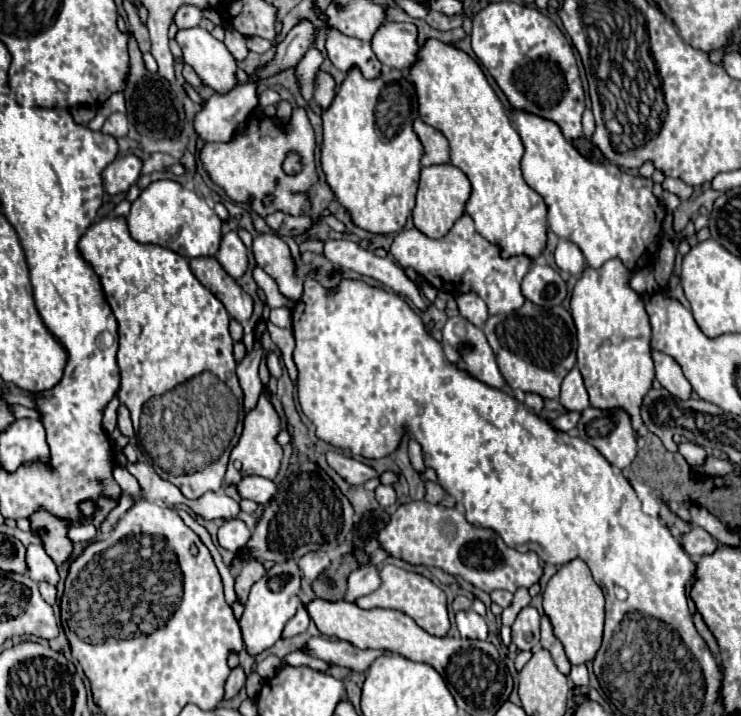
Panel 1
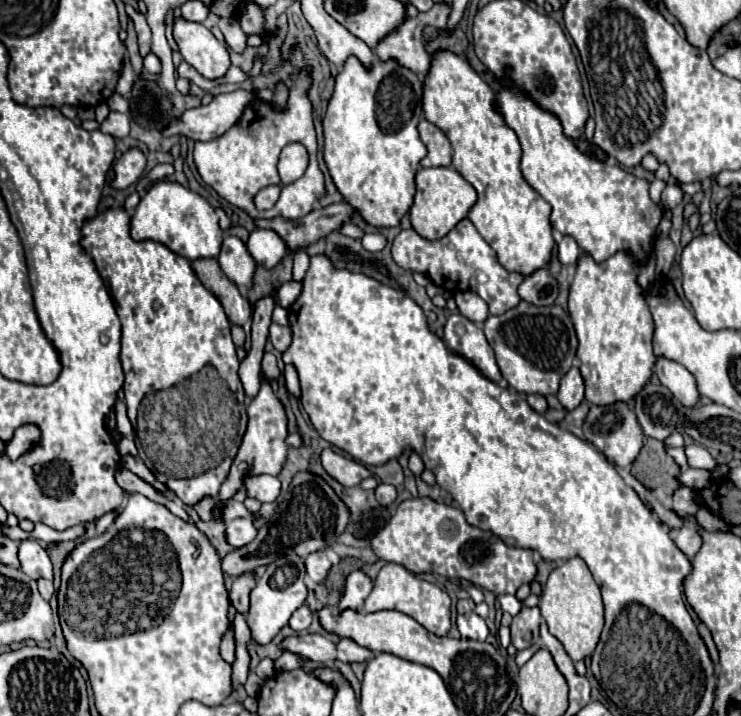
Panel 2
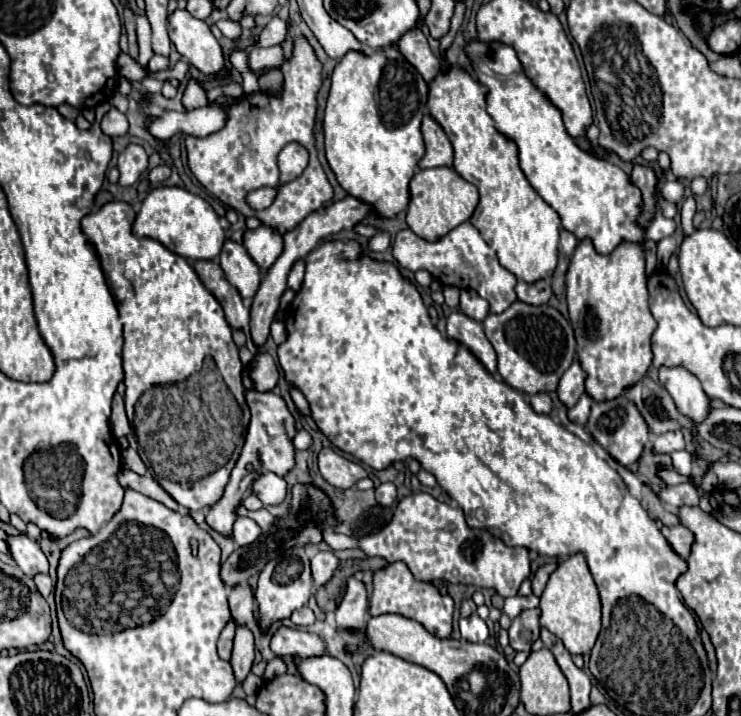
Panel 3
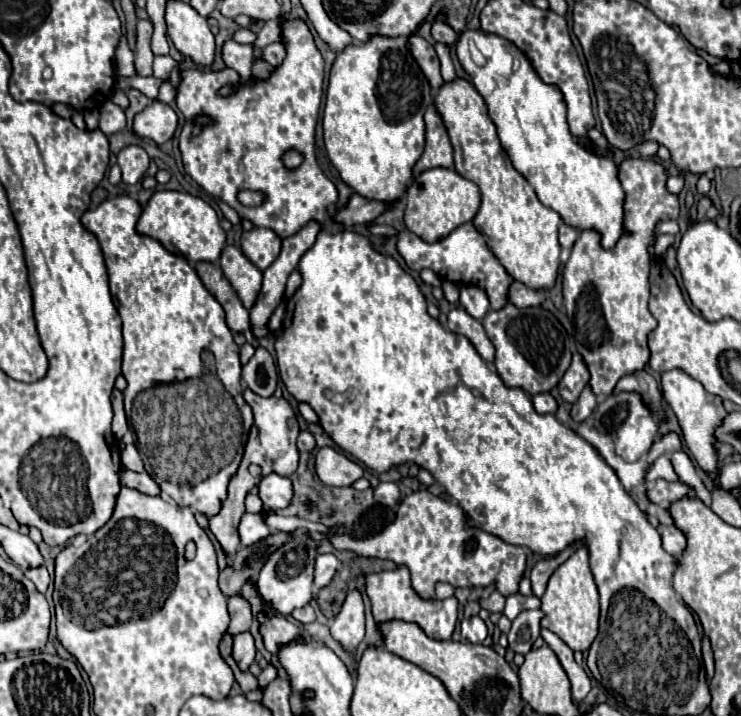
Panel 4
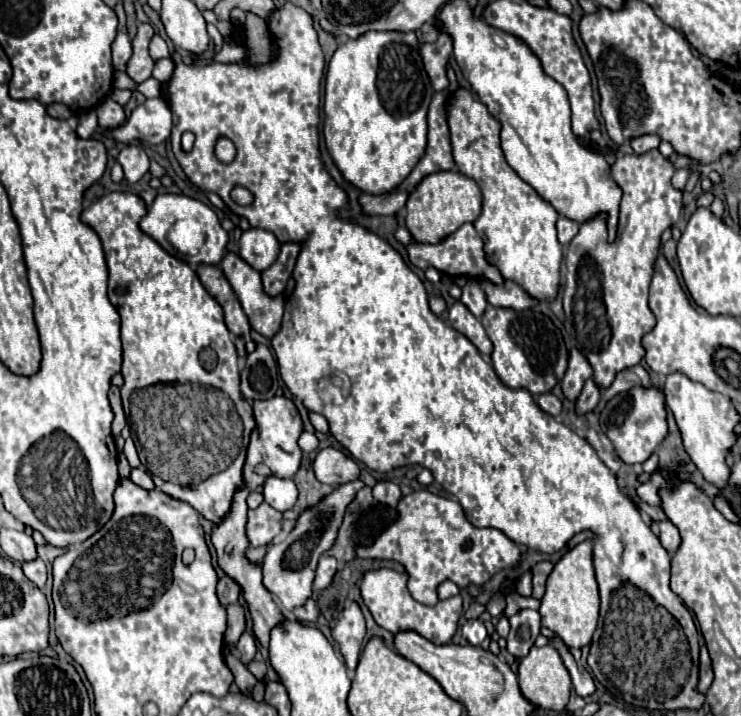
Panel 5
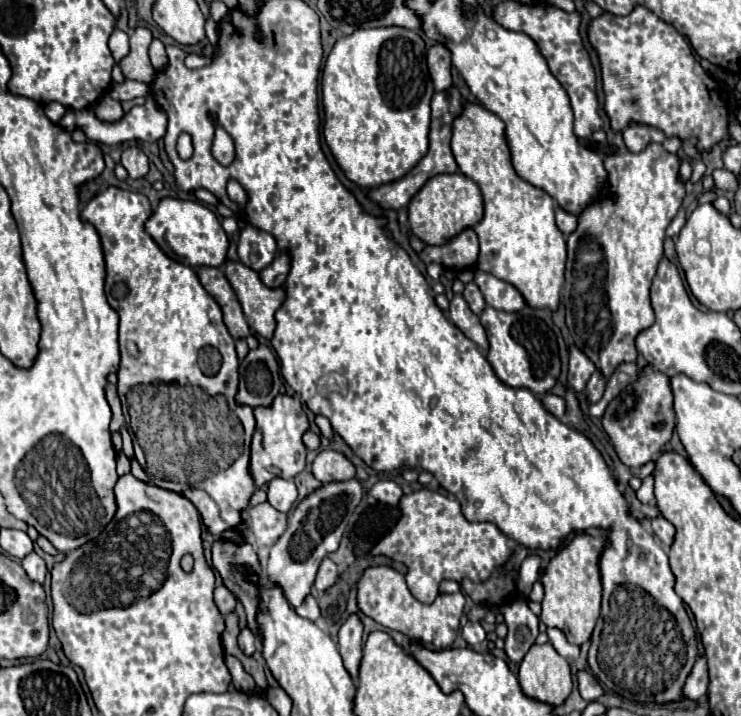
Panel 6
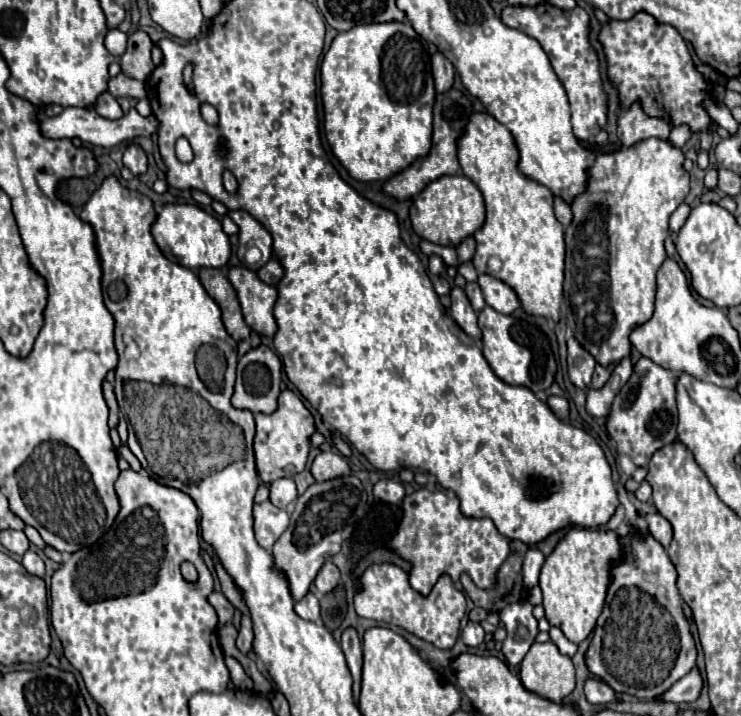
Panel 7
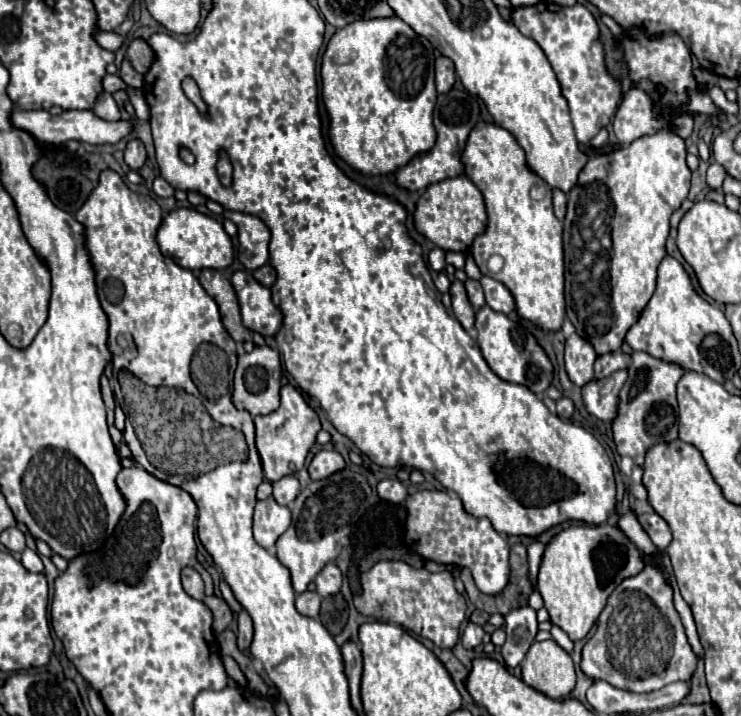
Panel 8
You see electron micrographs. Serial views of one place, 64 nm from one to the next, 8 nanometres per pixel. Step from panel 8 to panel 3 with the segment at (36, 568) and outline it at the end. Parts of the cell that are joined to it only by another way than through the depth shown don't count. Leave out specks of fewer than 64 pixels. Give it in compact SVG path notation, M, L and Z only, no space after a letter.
M34 574L34 576L32 576L32 580L36 582L38 592L40 592L42 596L48 596L48 594L52 592L52 580L50 580L50 576L48 576L48 574Z

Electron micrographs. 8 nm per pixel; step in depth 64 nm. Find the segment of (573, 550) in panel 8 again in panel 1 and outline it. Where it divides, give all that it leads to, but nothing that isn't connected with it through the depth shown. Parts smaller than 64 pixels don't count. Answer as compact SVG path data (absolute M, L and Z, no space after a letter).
M572 560L558 568L558 572L548 580L544 590L542 602L544 614L552 622L554 636L564 644L566 656L572 664L586 664L590 662L602 642L602 628L604 628L604 592L594 582L592 572L588 570L586 562Z

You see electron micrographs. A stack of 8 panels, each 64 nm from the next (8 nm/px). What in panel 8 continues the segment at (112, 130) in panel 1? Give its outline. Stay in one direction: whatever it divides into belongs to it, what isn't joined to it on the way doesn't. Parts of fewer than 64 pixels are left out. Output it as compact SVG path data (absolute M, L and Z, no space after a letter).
M102 92L100 98L96 98L96 104L94 104L94 110L92 110L92 112L94 112L98 118L108 120L108 122L112 122L112 120L120 120L118 104L114 102L112 94L108 94L108 92Z

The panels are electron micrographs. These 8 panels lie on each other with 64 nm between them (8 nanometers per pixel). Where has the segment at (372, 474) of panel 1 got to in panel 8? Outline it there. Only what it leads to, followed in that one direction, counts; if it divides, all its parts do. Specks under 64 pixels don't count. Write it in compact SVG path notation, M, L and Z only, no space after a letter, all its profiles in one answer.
M320 450L312 458L312 462L308 466L308 474L312 480L322 480L322 478L328 478L330 474L342 470L344 466L346 466L346 462L336 450Z

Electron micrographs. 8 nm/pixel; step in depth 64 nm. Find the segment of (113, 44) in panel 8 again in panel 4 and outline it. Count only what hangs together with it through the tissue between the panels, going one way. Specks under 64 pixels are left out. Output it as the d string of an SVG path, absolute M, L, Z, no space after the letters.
M122 36L118 46L116 46L116 54L114 54L114 62L116 62L116 74L118 76L136 76L136 70L134 70L134 56L132 56L132 50L126 42L126 38Z

